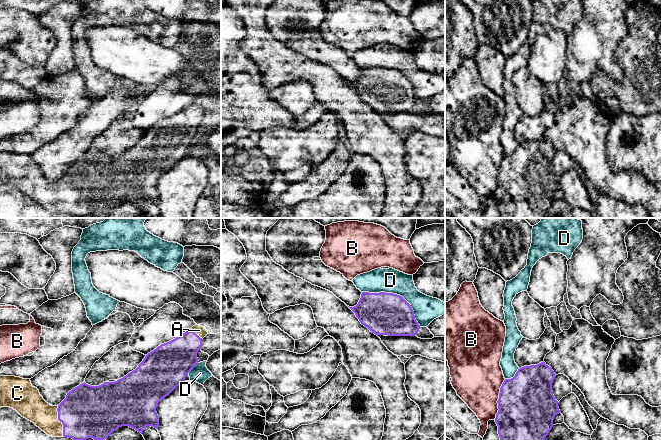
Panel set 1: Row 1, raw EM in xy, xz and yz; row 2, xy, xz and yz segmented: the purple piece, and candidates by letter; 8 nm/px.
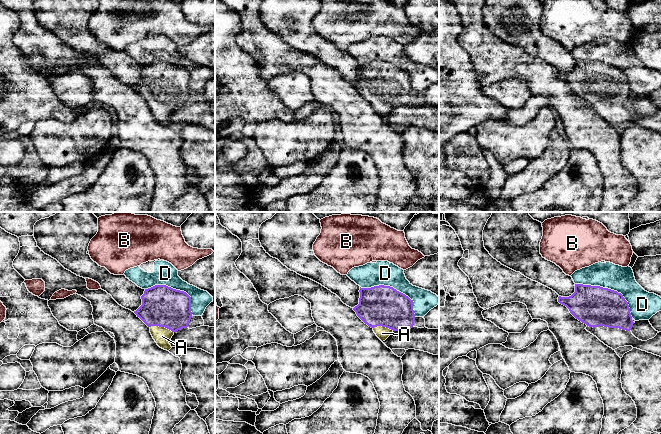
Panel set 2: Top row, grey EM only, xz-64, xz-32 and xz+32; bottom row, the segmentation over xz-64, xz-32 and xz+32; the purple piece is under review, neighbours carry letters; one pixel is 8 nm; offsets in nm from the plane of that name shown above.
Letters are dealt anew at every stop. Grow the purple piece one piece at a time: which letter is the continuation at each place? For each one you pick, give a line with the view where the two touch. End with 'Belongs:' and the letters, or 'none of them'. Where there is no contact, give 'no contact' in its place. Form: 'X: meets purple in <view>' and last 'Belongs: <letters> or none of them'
A: meets purple in xy
C: meets purple in xy
Belongs: A, C

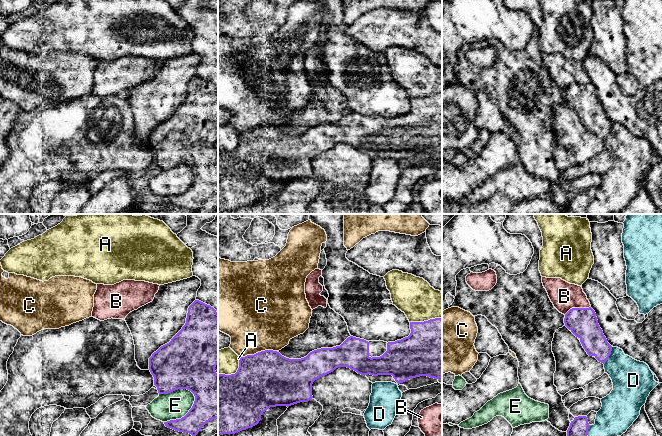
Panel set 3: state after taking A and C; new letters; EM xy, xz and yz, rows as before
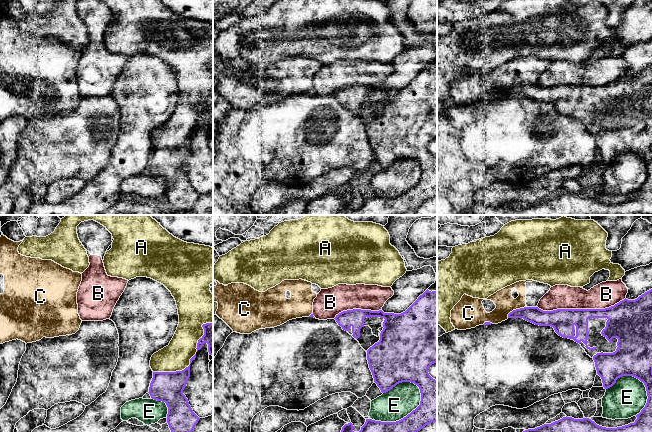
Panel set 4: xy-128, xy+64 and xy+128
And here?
Belongs: none of them

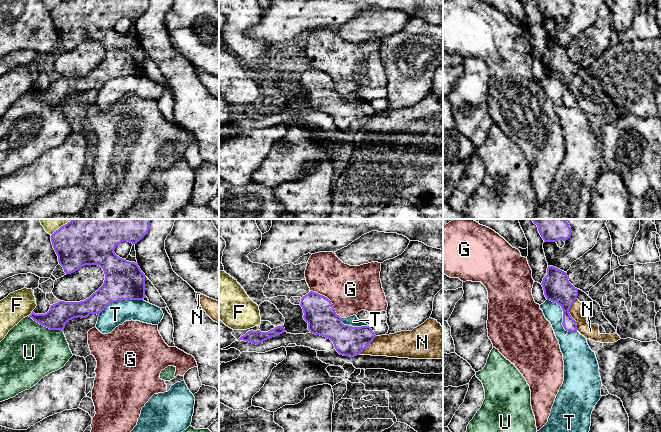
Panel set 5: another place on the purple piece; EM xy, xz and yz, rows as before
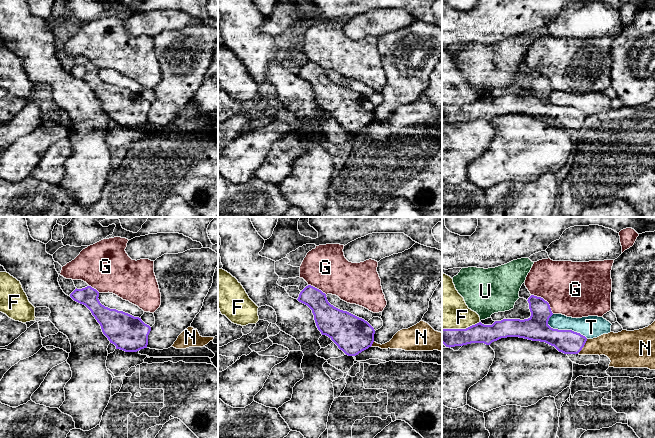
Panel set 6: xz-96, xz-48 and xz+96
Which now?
Belongs: none of them

